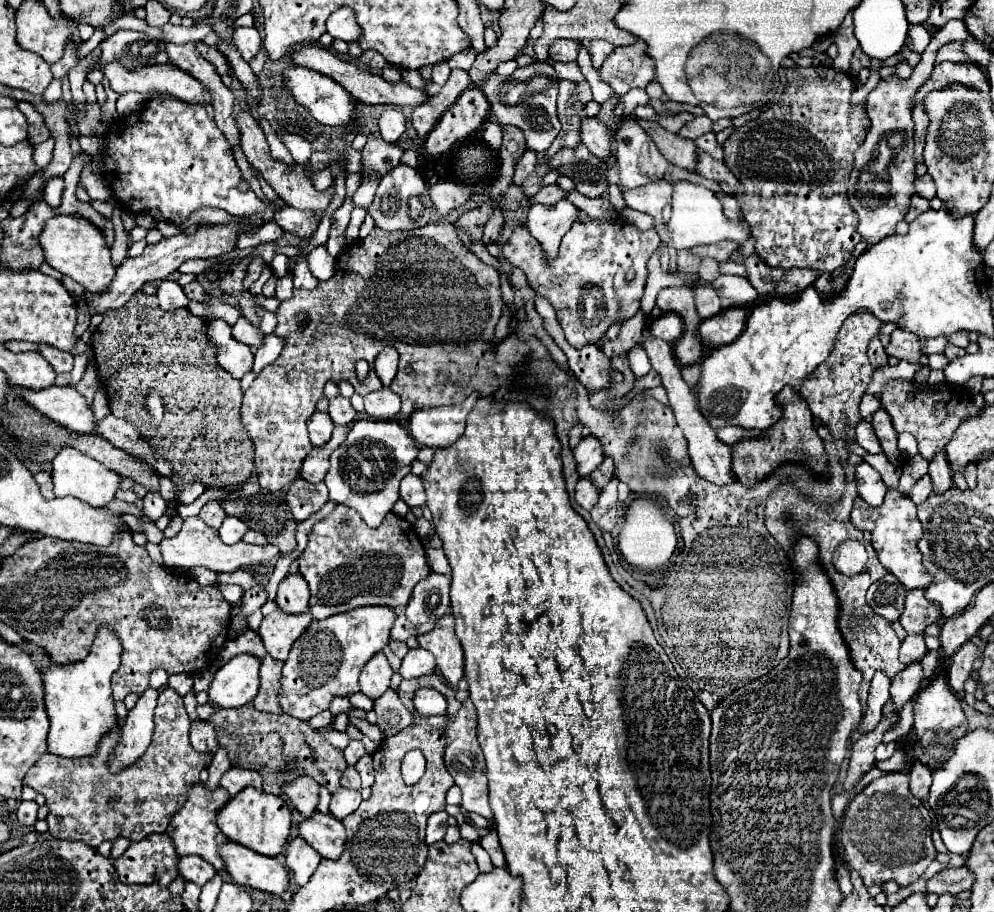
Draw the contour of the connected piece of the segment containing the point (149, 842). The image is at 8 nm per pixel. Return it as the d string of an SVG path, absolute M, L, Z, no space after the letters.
M166 833L148 835L148 839L130 843L124 855L114 859L114 867L122 883L158 883L168 887L178 877L176 859L178 855Z

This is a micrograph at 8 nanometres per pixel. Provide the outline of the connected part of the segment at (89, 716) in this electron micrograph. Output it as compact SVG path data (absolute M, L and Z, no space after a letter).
M106 625L106 633L96 635L92 651L84 661L68 667L60 667L54 663L44 671L44 701L50 717L48 753L66 759L96 755L100 739L110 733L118 723L110 679L112 673L120 667L120 655L120 639L112 631L112 627Z

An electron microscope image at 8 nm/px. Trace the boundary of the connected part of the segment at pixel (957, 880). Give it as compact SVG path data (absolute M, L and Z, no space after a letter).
M958 867L958 869L944 869L940 871L940 875L932 877L928 881L928 891L942 895L942 893L962 893L962 891L970 891L974 885L976 877L968 867Z

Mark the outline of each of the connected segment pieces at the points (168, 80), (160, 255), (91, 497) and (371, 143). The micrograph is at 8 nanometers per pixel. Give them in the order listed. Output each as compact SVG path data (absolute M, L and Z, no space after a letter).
M108 63L102 67L102 73L104 77L108 79L108 85L116 91L116 93L140 93L144 99L150 99L152 95L172 95L172 97L178 97L180 101L186 101L186 103L200 103L200 105L208 105L212 103L212 97L208 93L208 89L198 81L194 79L192 75L188 75L186 71L174 67L172 63L166 63L166 65L148 65L148 67L124 67L120 63Z
M252 213L252 215L242 215L242 217L230 217L230 221L224 225L204 225L204 227L198 227L198 231L194 231L194 233L178 233L174 237L162 239L156 245L146 245L146 249L140 257L126 259L120 265L120 269L116 271L116 277L112 279L110 287L104 293L94 295L86 303L86 313L90 317L92 315L106 315L108 311L116 311L116 309L124 307L130 301L130 297L142 289L142 285L146 281L166 279L170 273L174 273L188 259L214 259L214 257L226 255L236 247L236 241L242 233L248 233L248 229L254 229L260 225L264 225L262 213Z
M64 447L54 459L52 459L52 481L54 481L54 493L56 497L76 497L92 507L104 507L106 503L110 503L116 495L116 491L120 489L120 481L122 477L116 471L110 471L108 467L104 467L102 463L98 463L96 459Z
M378 133L368 135L368 143L362 149L362 161L364 161L362 175L364 175L364 179L362 179L360 189L352 195L354 207L364 207L364 209L370 207L374 193L376 193L376 187L378 187L378 181L380 181L378 175L384 175L394 165L398 165L400 157L402 157L400 147L386 143L384 139L380 139Z

